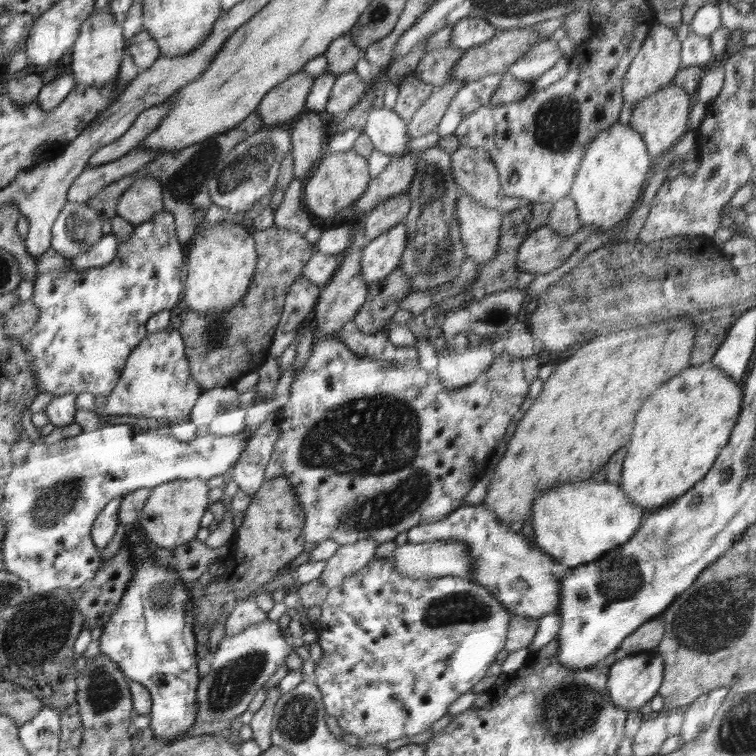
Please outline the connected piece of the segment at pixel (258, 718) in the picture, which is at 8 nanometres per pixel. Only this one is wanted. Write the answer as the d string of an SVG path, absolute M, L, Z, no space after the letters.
M276 686L268 690L268 698L264 701L264 704L258 709L249 725L252 728L253 739L262 751L268 750L272 746L271 741L271 722L274 714L274 707L276 706L277 700L281 697L282 692Z

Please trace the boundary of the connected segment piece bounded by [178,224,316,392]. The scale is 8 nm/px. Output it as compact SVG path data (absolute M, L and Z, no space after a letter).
M272 225L253 234L258 253L256 272L248 292L228 311L211 311L206 315L185 310L179 333L186 344L186 359L192 379L202 392L217 387L232 387L246 374L257 371L270 356L290 285L302 275L306 262L316 251L315 244L295 230Z

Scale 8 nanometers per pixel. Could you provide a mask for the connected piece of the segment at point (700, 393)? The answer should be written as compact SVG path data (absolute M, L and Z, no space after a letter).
M710 361L690 366L662 384L636 414L634 434L618 482L626 497L654 512L701 481L726 447L738 422L742 398L739 382Z

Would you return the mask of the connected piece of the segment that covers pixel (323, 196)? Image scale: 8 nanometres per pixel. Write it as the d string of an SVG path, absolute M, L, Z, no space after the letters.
M355 150L323 155L320 164L313 169L302 188L305 210L320 218L334 217L362 196L370 180L367 158Z

